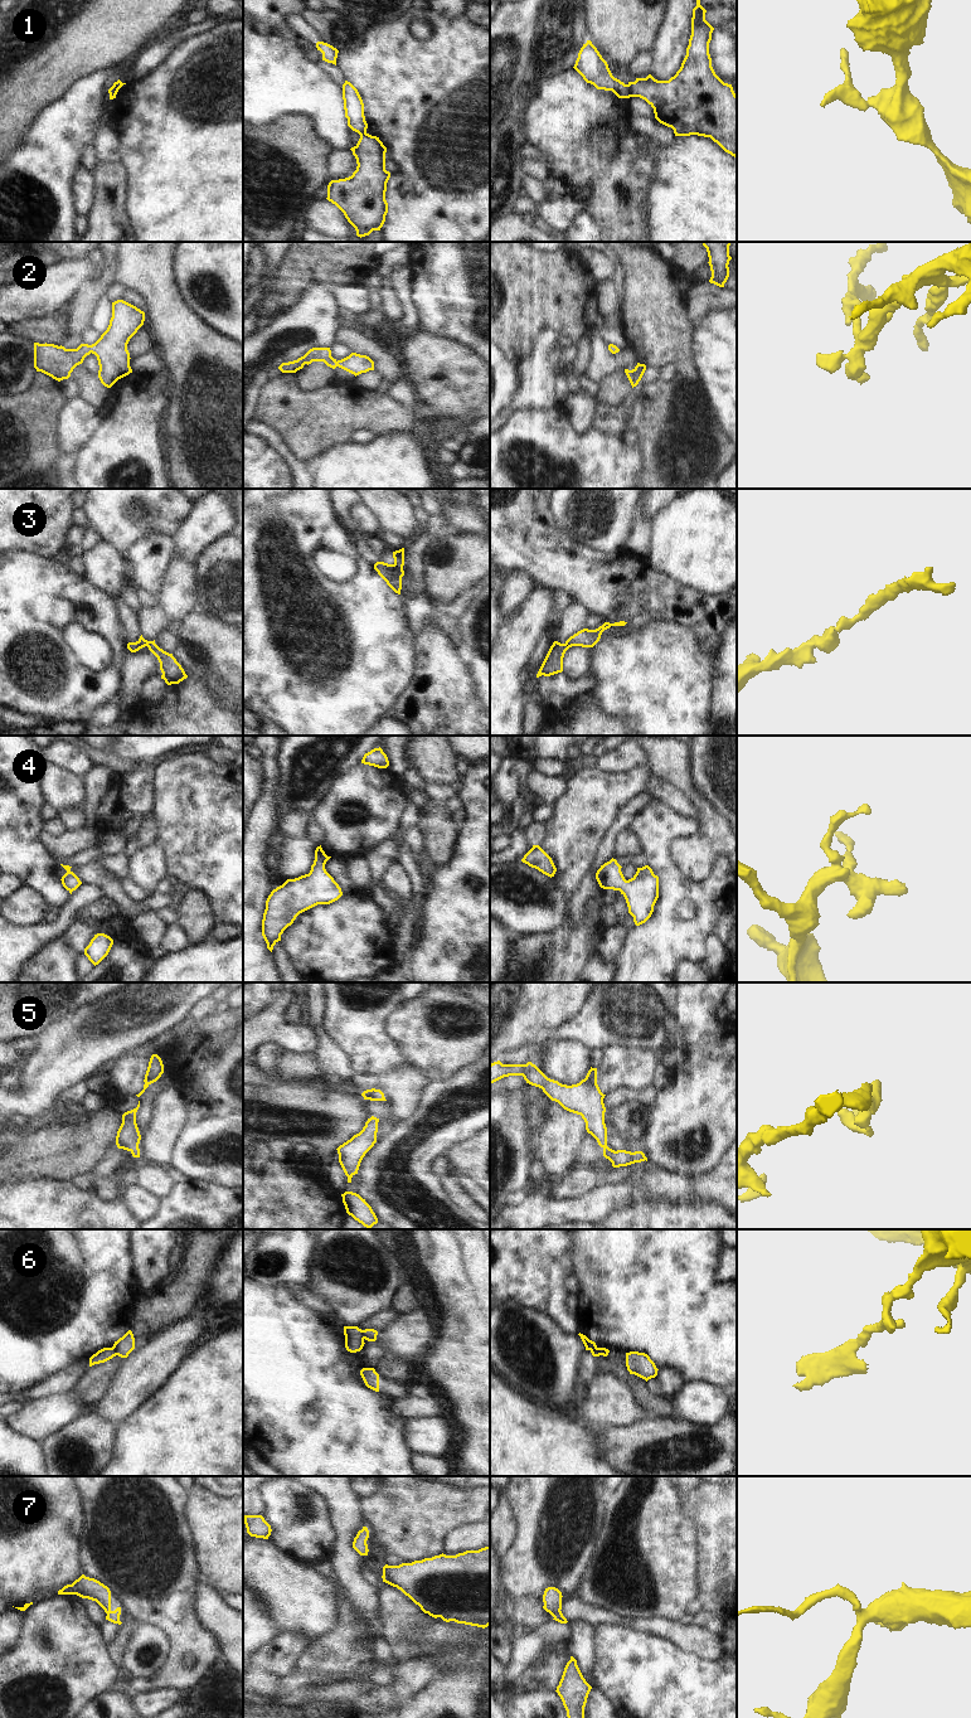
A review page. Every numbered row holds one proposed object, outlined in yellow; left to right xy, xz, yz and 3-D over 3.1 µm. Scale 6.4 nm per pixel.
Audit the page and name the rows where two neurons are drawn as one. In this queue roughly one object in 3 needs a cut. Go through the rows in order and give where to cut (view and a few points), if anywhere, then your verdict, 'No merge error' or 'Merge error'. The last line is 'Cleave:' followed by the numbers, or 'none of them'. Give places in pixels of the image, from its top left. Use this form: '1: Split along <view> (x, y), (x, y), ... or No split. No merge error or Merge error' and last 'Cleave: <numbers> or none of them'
1: Split along yz (627, 85), (631, 96). Merge error
2: No split. No merge error
3: No split. No merge error
4: No split. No merge error
5: No split. No merge error
6: Split along xy (112, 1347), (117, 1354). Merge error
7: No split. No merge error
Cleave: 1, 6.

